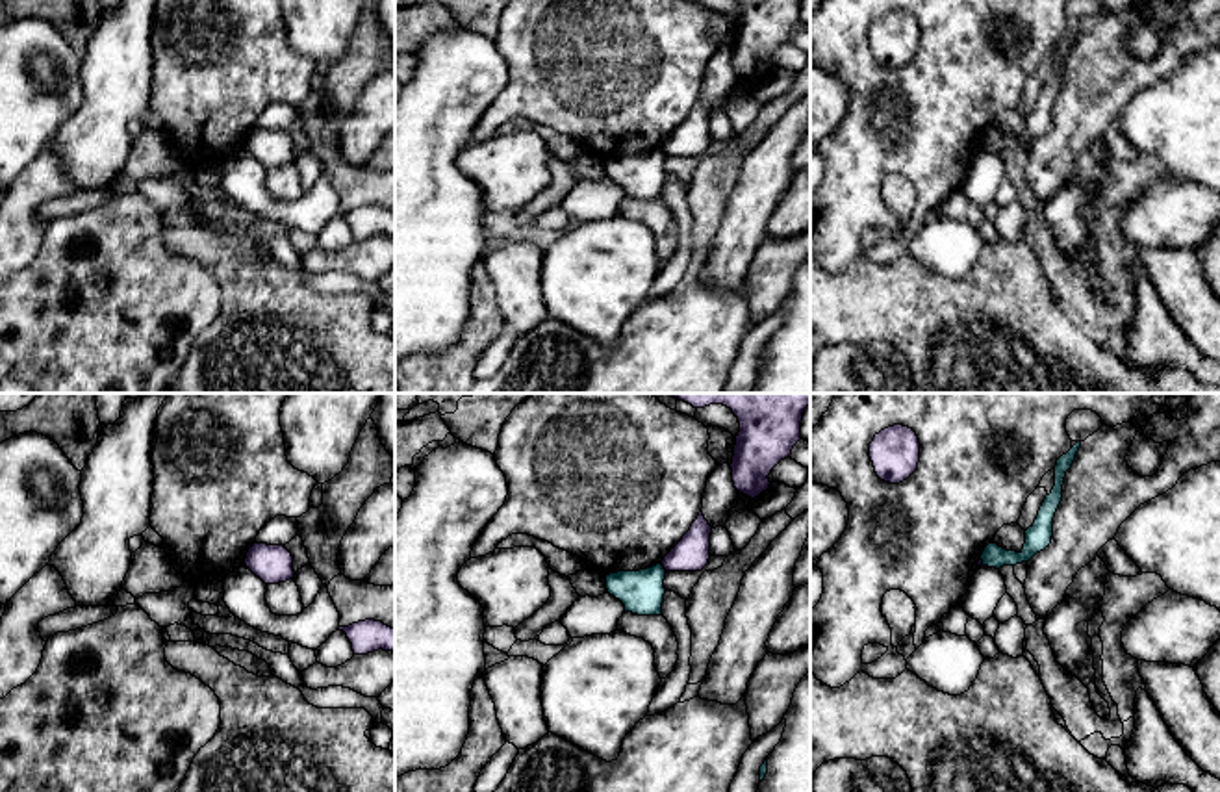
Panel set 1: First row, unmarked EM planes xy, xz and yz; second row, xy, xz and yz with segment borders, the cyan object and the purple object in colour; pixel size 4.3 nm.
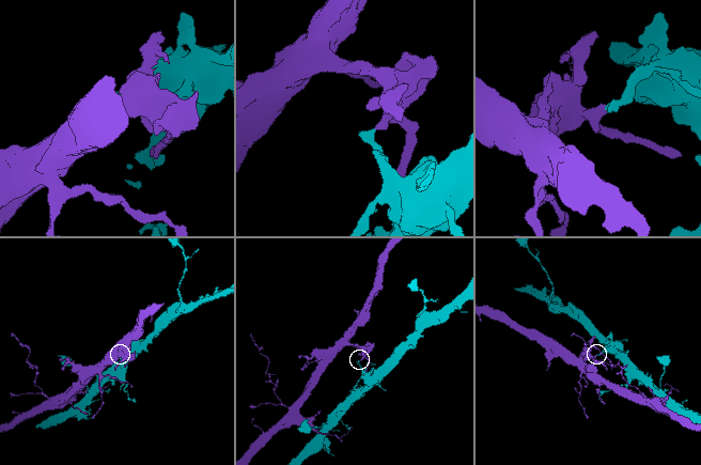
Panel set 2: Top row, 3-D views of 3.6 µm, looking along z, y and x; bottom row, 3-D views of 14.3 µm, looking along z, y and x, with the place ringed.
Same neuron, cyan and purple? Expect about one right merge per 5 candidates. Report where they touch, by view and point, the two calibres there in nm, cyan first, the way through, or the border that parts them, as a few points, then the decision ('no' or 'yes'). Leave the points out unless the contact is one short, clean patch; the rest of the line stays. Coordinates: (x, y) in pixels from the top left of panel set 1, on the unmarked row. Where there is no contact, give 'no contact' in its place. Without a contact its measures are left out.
contact xz (662, 153); calibres 190 and 150 nm; border xz (660, 149), (666, 154); no

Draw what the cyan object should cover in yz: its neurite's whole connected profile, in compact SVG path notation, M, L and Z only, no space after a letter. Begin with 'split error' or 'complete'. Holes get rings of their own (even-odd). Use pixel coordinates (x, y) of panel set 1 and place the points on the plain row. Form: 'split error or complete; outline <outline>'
complete; outline M1077 26L1066 39L1057 45L1055 54L1055 70L1049 80L1046 80L1035 108L1025 115L1025 128L1020 137L1007 135L998 128L988 128L981 139L983 150L1003 152L1029 147L1036 137L1044 135L1051 128L1053 121L1053 102L1062 85L1062 69L1066 56L1072 52L1075 39L1081 32Z

